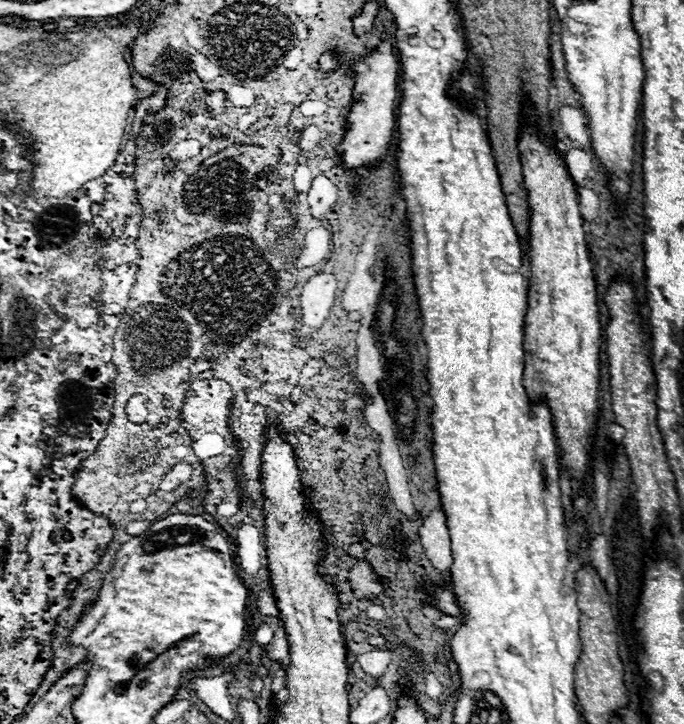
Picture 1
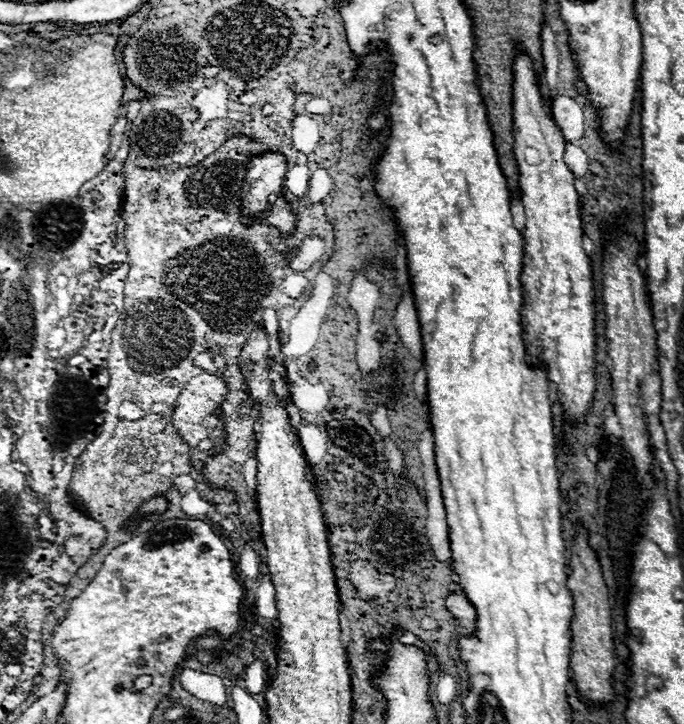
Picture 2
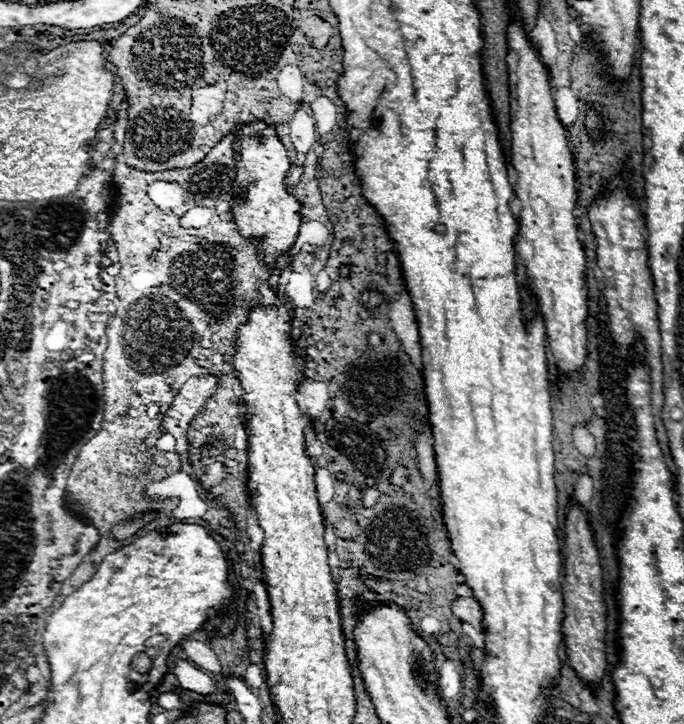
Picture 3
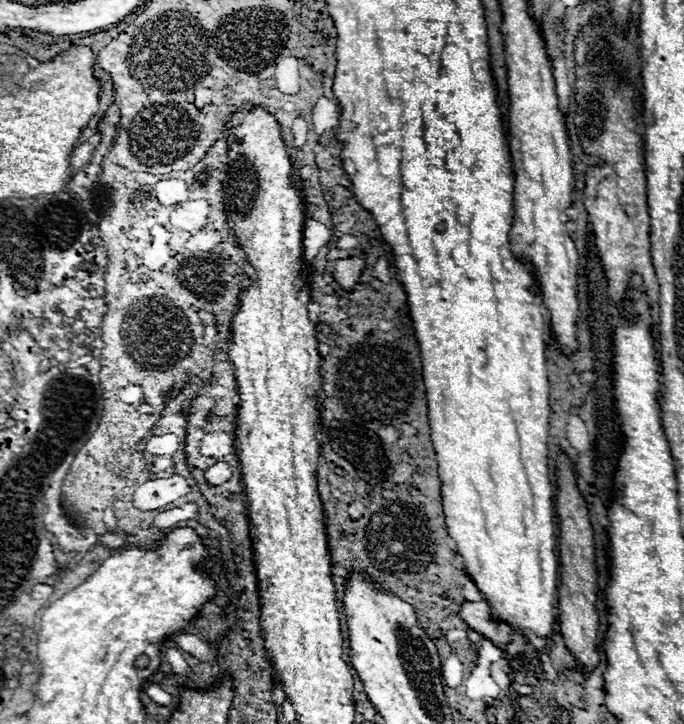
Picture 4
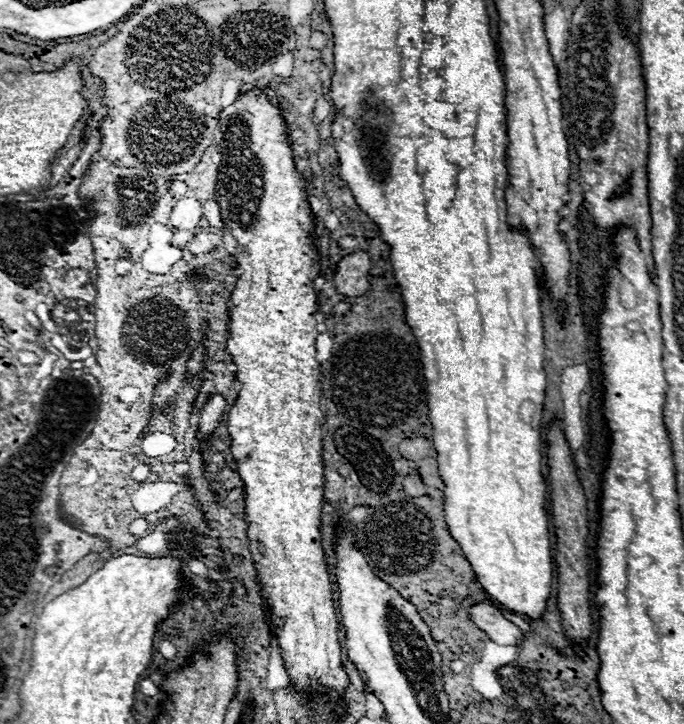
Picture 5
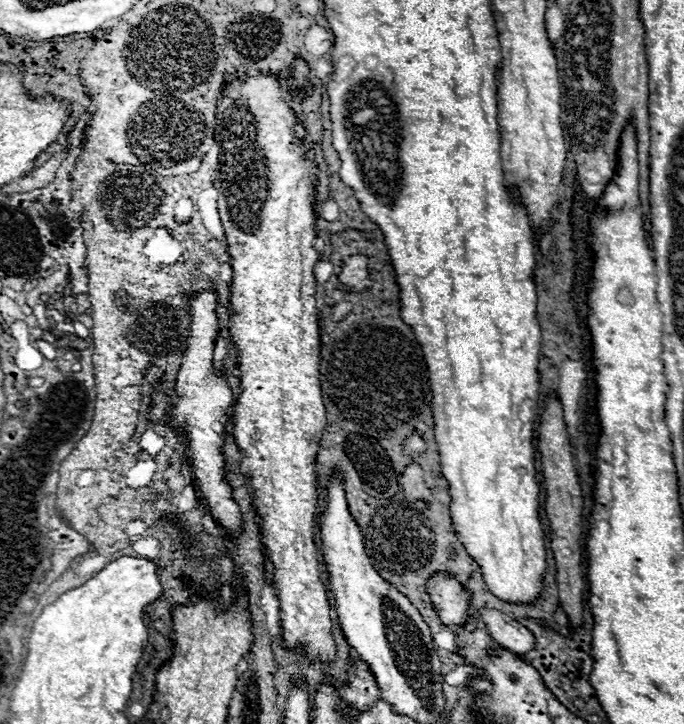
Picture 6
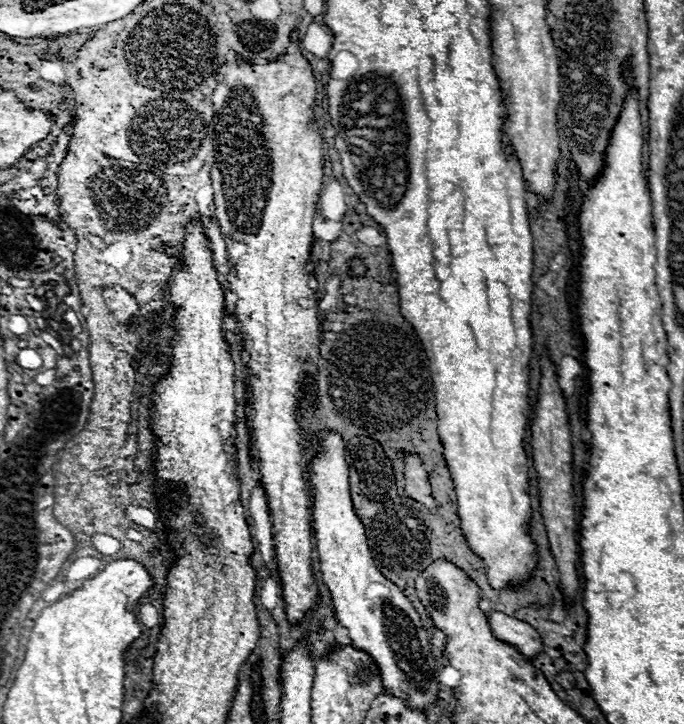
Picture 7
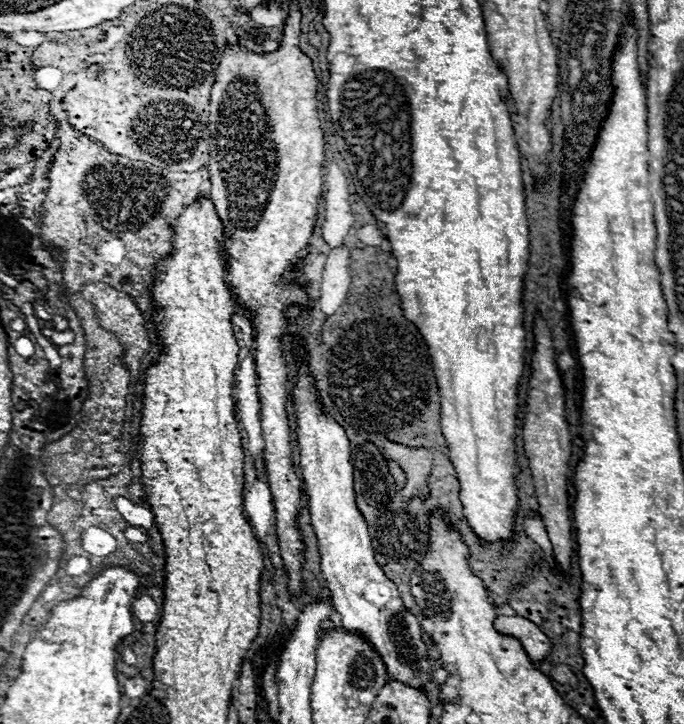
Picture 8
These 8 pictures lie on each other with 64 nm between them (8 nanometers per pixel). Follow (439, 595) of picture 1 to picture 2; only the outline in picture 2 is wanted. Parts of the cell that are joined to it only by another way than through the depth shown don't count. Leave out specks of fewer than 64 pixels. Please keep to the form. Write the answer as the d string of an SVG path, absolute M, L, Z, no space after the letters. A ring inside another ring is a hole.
M450 594L446 596L446 610L456 618L456 620L476 620L476 612L474 606L460 594Z

